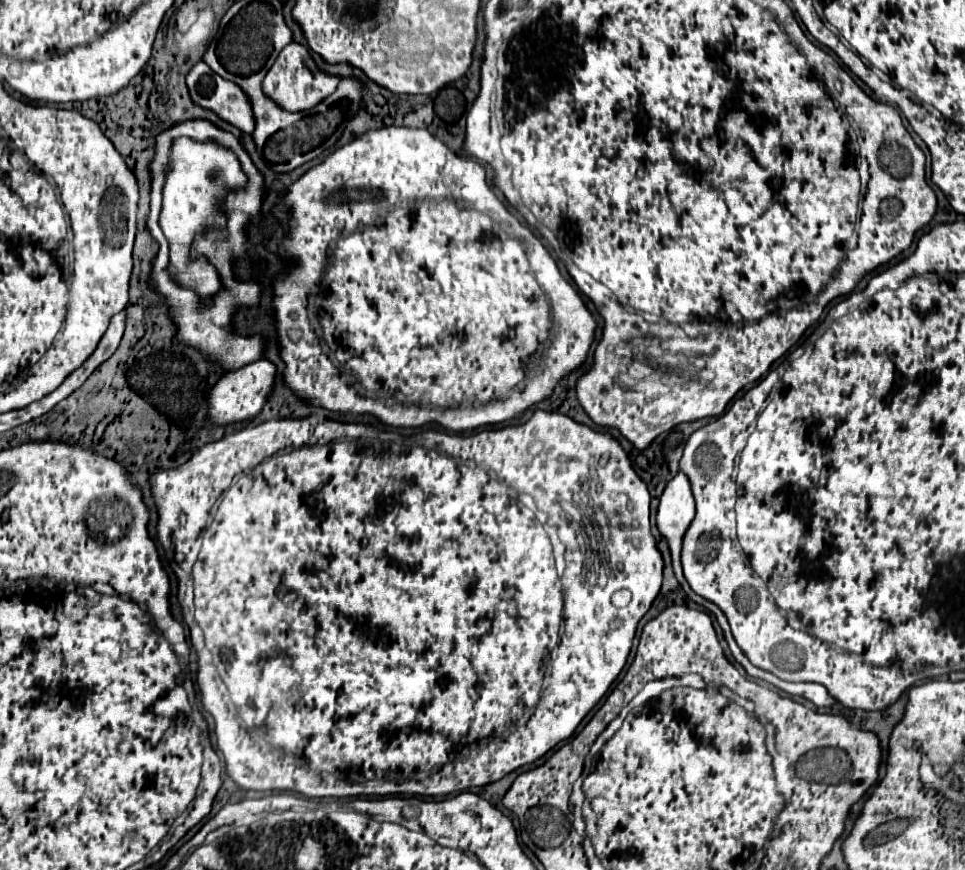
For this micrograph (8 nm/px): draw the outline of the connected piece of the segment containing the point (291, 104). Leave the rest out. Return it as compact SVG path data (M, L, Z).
M289 43L279 53L275 65L269 69L267 77L263 79L263 91L267 91L267 95L273 101L279 101L279 105L283 105L283 109L299 111L299 109L311 109L319 101L329 97L337 89L339 81L341 81L339 75L331 75L327 71L321 71L315 65L315 61L311 57L311 51L305 45Z

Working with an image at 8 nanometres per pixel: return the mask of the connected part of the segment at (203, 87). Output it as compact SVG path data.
M203 61L189 71L187 87L197 105L215 111L221 119L239 127L243 133L255 131L253 105L247 93L239 85L211 71Z

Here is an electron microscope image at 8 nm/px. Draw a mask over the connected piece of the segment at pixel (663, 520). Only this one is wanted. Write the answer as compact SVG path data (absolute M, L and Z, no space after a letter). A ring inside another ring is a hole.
M677 473L665 487L659 511L657 511L657 527L667 537L669 549L671 543L679 545L681 549L681 537L687 529L687 525L693 521L695 515L695 501L691 493L691 483L685 477L685 473Z

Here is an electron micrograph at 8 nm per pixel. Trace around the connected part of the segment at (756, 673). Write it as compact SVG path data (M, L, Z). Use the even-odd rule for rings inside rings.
M727 627L727 637L725 637L725 641L729 643L729 649L731 649L733 657L745 667L745 671L747 671L751 677L763 679L763 681L767 681L767 683L771 683L771 685L775 685L775 687L779 687L779 689L783 689L783 691L789 693L789 695L805 697L805 699L813 701L817 707L831 707L831 705L837 703L837 699L835 699L823 685L819 685L819 683L787 683L787 681L775 677L773 673L755 667L755 665L745 657L745 653L739 649L739 645L735 643L735 639L733 639L731 631L729 631L729 627Z

